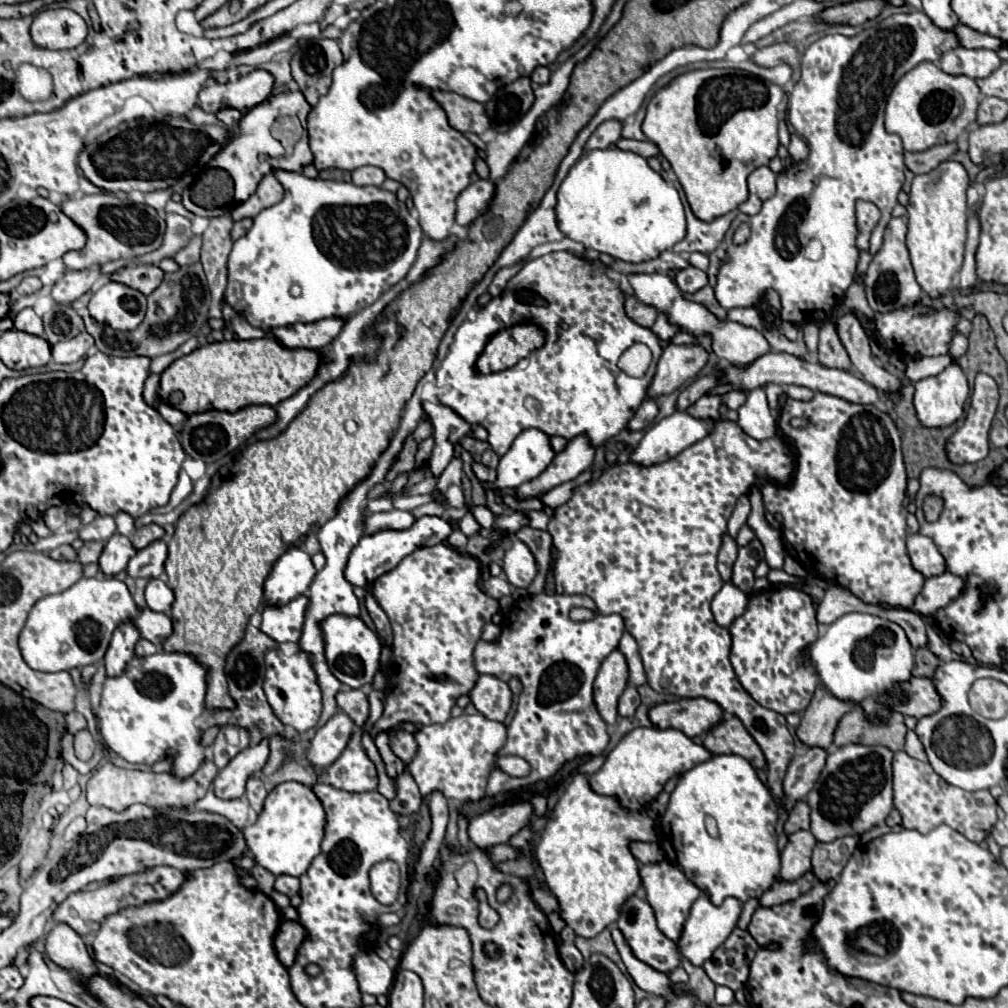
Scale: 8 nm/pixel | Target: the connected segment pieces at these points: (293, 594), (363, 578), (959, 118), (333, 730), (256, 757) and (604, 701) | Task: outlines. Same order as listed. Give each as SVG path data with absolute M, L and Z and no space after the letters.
M289 548L275 564L263 586L263 604L285 606L305 594L315 578L311 556L301 548Z
M423 516L409 530L379 530L375 534L363 536L349 556L345 578L353 586L363 586L363 588L371 586L379 576L391 572L407 554L411 554L413 550L423 548L423 546L441 544L441 542L447 540L447 536L451 532L453 532L451 520L445 520L441 516Z
M921 62L893 86L885 108L885 130L897 134L907 152L923 152L931 146L953 142L975 122L979 98L981 92L973 78L951 76L931 62Z
M339 710L323 728L317 730L315 738L311 740L307 752L309 764L315 770L325 770L327 766L331 766L345 750L355 728L357 728L355 722L345 712Z
M257 744L245 748L245 752L239 752L213 780L213 792L217 798L233 800L241 798L245 794L245 782L251 774L261 772L269 758L269 744Z
M613 650L601 664L595 678L593 700L601 718L611 726L617 722L617 700L627 686L627 662L619 650Z

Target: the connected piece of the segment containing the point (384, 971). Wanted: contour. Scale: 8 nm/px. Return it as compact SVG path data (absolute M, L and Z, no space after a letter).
M367 952L357 954L353 968L357 972L357 982L361 992L367 992L373 996L389 992L393 970L377 954L367 954Z

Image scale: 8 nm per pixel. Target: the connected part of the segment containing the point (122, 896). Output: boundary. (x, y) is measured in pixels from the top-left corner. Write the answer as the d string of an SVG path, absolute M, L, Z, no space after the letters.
M157 866L145 874L133 874L133 876L123 876L117 882L111 882L107 886L101 886L97 890L79 890L69 894L53 912L53 920L55 922L65 922L69 924L79 936L89 934L89 932L97 932L99 930L99 922L119 910L131 908L131 906L143 906L149 902L157 902L157 900L165 900L169 898L173 892L179 890L179 886L183 884L183 872L179 872L177 868L171 866Z

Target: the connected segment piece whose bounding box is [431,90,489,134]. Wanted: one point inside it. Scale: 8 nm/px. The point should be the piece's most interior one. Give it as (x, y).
(465, 115)

